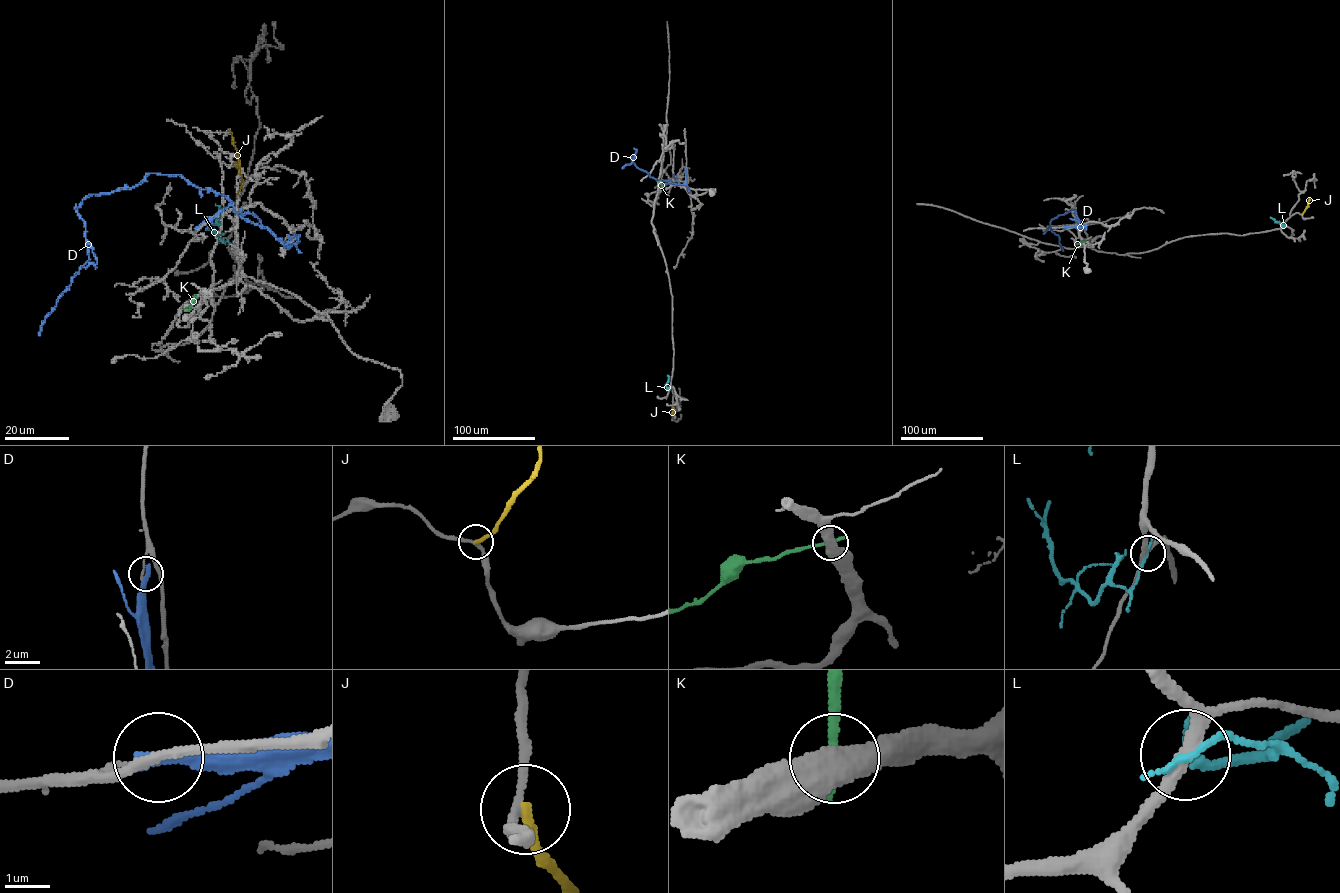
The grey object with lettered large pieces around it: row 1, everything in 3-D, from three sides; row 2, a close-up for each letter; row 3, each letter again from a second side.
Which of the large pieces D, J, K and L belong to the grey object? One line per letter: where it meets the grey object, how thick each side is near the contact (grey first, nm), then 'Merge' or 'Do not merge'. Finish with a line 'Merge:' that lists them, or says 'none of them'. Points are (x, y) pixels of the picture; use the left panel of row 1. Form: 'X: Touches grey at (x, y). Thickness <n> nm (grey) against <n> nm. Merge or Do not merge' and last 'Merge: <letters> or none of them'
D: Touches grey at (289, 242). Thickness 110 nm (grey) against 340 nm. Do not merge
J: Touches grey at (237, 193). Thickness 190 nm (grey) against 240 nm. Do not merge
K: Touches grey at (195, 296). Thickness 500 nm (grey) against 240 nm. Do not merge
L: Touches grey at (229, 241). Thickness 240 nm (grey) against 150 nm. Do not merge
Merge: none of them

